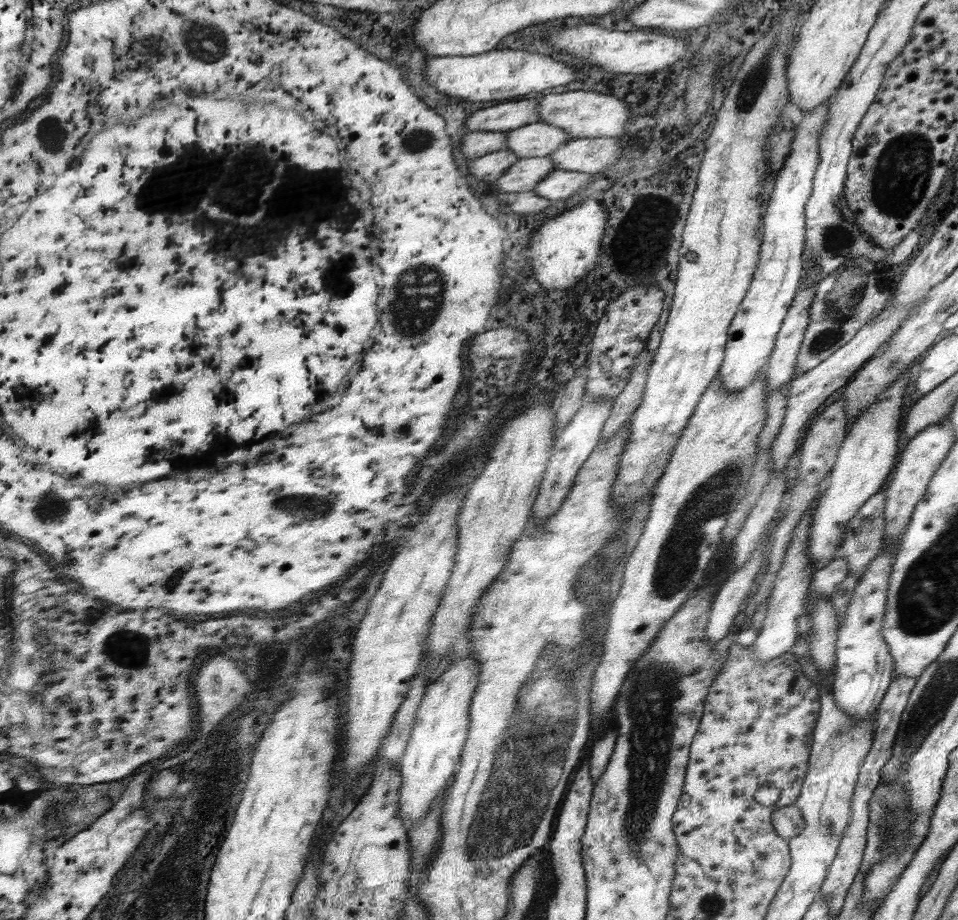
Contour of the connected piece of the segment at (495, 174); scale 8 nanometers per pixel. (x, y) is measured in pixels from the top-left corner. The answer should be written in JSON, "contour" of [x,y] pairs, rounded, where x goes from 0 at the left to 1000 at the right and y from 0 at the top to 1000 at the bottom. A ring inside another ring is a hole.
{"contour":[[[528,161],[492,173],[489,179],[490,191],[503,198],[515,198],[522,193],[526,186],[539,176],[540,170]]]}

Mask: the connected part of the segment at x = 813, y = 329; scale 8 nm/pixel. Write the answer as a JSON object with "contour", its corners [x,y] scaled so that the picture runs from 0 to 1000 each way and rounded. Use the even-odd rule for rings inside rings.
{"contour":[[[894,277],[881,289],[875,291],[865,301],[860,301],[853,309],[848,333],[844,335],[846,350],[841,358],[840,371],[832,387],[832,400],[844,403],[882,377],[888,368],[924,337],[932,324],[932,317],[916,315],[914,287],[902,277]]]}

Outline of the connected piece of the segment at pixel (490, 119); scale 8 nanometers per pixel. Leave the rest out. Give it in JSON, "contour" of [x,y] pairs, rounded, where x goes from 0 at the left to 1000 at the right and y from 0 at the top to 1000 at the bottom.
{"contour":[[[544,108],[540,110],[523,110],[511,117],[504,117],[496,123],[490,124],[485,128],[485,140],[491,143],[528,143],[539,141],[547,136],[552,136],[564,132],[563,122],[561,121],[561,111],[563,109]]]}

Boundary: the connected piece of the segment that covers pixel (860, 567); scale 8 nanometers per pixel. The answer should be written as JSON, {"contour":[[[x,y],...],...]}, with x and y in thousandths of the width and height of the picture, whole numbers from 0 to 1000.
{"contour":[[[923,534],[915,535],[906,541],[896,554],[896,559],[884,567],[880,599],[876,604],[883,607],[887,624],[891,624],[896,630],[922,596],[925,540]]]}

